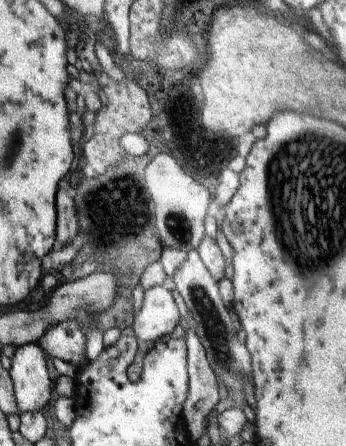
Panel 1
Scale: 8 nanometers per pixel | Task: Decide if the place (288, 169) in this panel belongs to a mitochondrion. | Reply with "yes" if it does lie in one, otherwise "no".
yes

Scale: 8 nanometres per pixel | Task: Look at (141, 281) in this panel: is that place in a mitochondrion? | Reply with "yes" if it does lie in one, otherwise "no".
no

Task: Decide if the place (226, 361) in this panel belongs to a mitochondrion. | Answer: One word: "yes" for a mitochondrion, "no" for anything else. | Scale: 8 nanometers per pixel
yes

